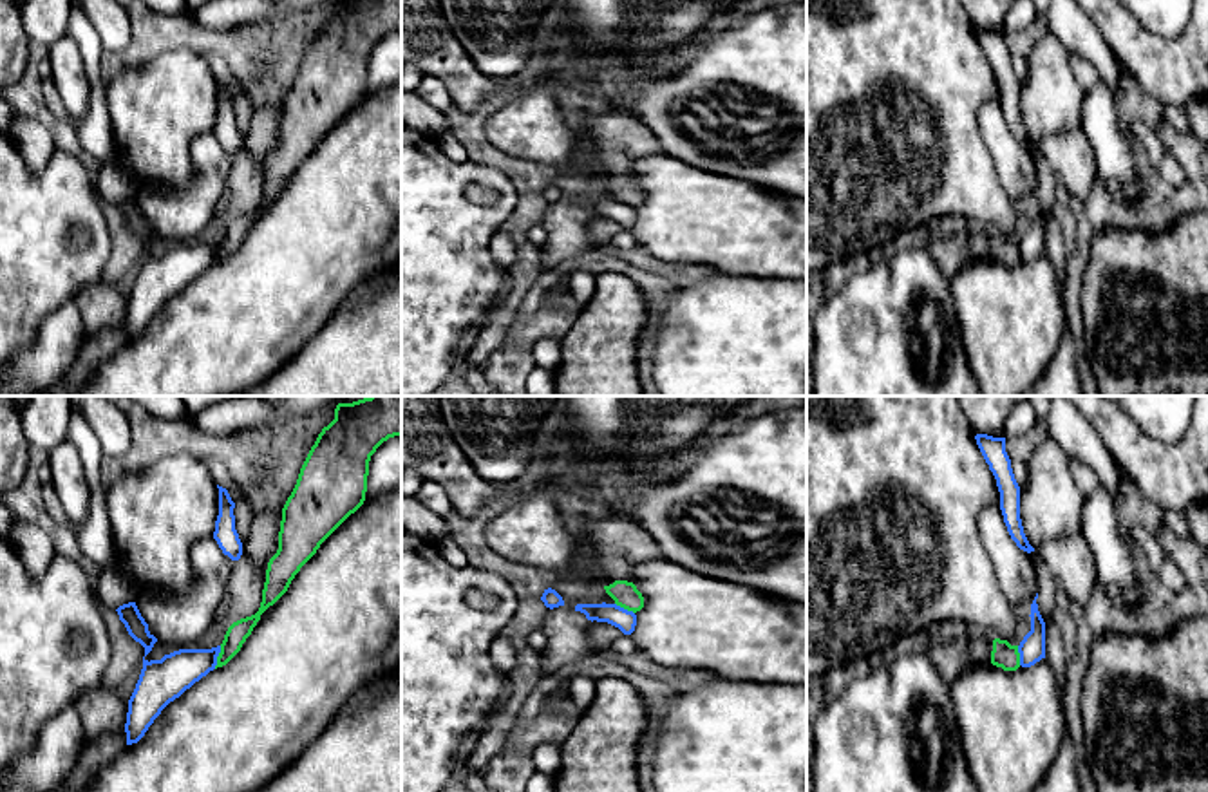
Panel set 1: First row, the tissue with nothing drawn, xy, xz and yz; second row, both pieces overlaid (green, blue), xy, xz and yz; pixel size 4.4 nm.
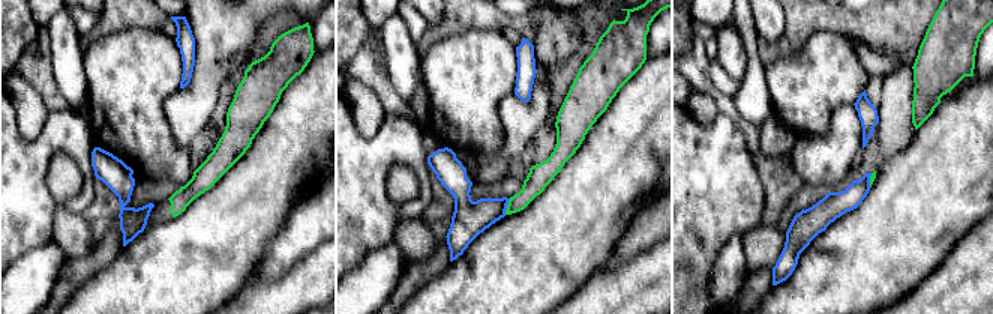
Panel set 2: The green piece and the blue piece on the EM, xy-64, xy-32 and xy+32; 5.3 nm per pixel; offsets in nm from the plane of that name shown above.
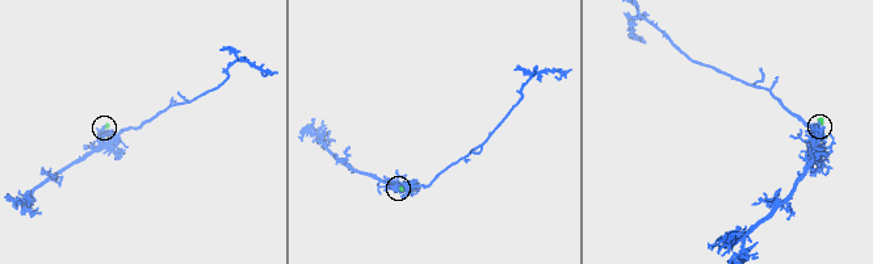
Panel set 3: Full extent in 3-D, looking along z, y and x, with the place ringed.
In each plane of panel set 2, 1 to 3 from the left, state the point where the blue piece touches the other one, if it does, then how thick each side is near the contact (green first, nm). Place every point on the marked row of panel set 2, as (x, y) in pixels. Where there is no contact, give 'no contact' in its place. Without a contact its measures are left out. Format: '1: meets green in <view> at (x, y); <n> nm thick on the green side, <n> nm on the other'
1: no contact
2: meets green in xy-32 at (507, 206); 130 nm thick on the green side, 190 nm on the other
3: meets green in xy+32 at (870, 181); 30 nm thick on the green side, 140 nm on the other

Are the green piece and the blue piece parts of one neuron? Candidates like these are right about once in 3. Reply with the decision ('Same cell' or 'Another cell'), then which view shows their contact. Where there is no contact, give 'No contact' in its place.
Another cell. Touches green in xy

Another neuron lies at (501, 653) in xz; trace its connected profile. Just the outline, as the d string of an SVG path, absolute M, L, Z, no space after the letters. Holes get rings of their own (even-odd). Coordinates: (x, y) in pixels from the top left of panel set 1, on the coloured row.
M499 635L497 638L494 638L488 656L494 667L503 674L510 674L515 669L515 651L512 646L512 638L508 636Z

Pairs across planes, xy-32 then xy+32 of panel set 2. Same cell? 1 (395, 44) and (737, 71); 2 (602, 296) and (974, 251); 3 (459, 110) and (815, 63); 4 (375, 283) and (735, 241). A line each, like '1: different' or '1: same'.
1: same
2: same
3: same
4: same

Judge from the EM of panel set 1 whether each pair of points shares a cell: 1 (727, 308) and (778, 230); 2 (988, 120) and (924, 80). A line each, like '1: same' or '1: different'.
1: different
2: different

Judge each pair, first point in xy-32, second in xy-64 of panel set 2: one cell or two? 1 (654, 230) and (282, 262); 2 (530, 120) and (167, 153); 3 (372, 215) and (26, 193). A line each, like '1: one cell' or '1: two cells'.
1: one cell
2: two cells
3: one cell

